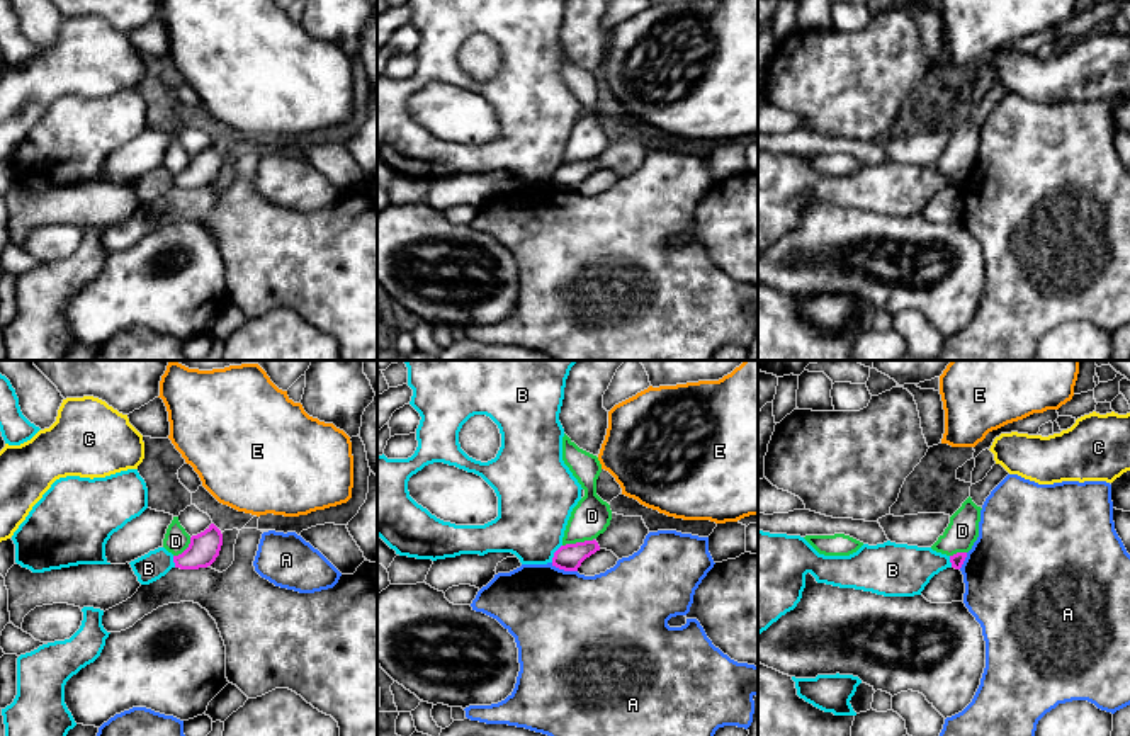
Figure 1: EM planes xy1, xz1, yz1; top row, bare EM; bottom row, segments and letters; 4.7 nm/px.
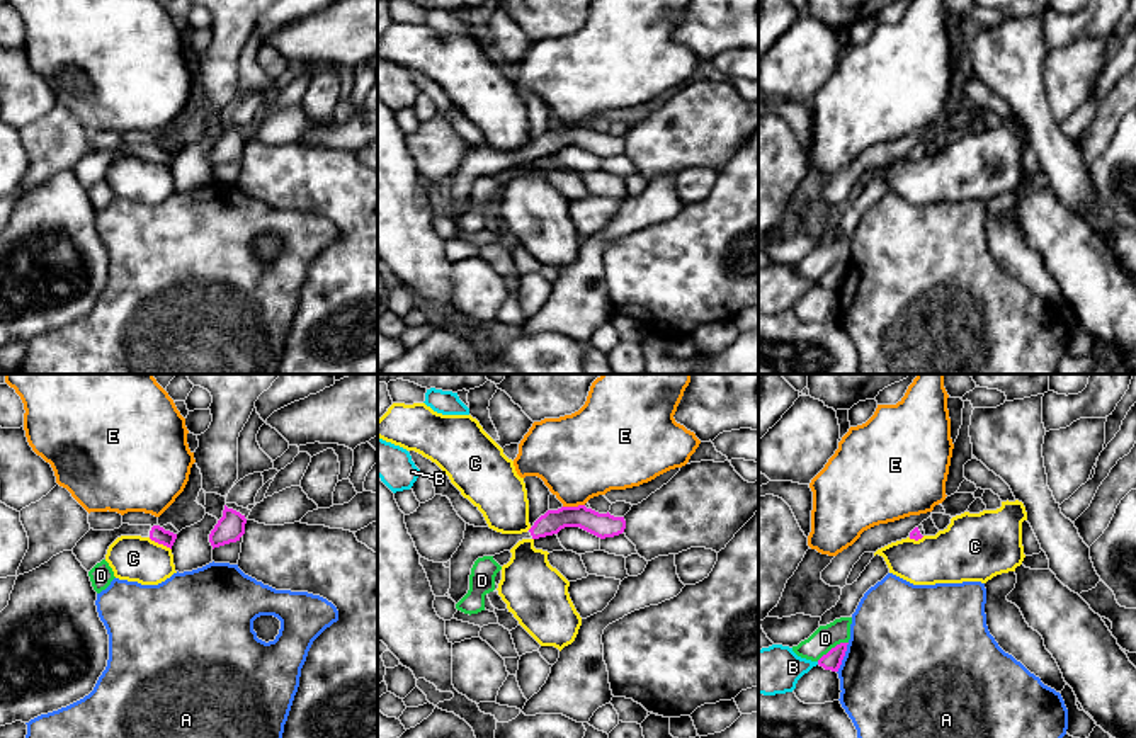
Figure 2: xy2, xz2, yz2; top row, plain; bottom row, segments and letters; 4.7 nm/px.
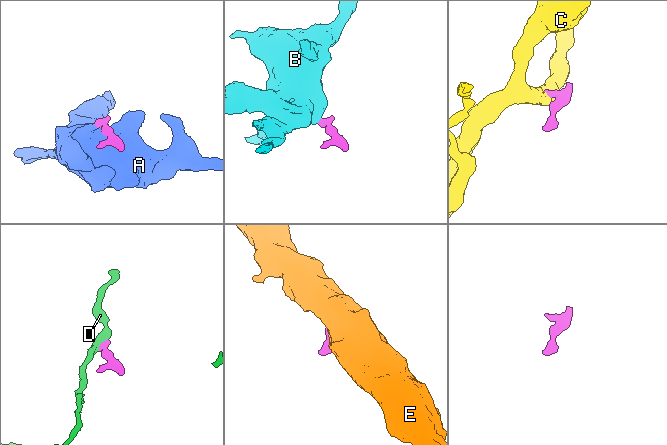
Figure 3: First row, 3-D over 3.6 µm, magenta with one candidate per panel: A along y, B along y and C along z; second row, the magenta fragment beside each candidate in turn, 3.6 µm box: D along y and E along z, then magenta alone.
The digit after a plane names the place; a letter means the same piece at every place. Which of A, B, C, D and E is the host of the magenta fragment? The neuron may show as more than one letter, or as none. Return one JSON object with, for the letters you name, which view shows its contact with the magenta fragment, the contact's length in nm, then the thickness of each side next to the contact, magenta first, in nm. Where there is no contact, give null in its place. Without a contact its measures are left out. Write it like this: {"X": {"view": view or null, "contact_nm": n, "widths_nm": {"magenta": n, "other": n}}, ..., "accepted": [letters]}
{"accepted": []}

